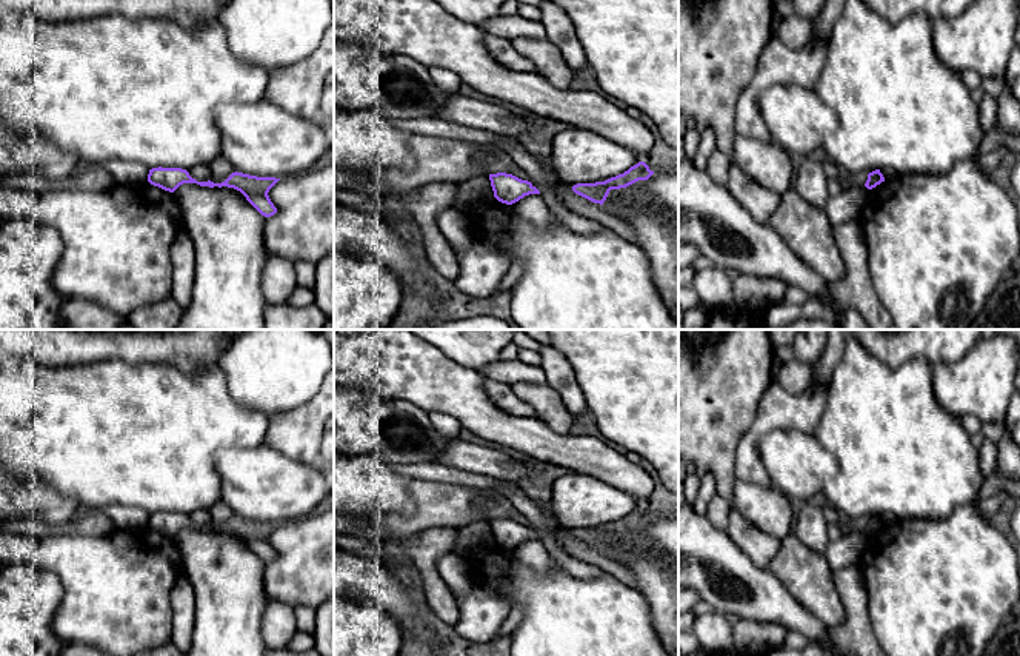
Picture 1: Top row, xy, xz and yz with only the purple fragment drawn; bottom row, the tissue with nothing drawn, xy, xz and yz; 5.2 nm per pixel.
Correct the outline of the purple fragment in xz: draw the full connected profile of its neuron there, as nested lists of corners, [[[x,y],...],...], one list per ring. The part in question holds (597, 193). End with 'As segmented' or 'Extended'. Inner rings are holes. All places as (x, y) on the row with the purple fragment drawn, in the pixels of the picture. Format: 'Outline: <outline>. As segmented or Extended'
Outline: [[[638,162],[623,174],[605,182],[577,183],[572,186],[572,191],[594,203],[603,205],[611,189],[626,188],[638,180],[648,180],[652,174],[654,171],[651,171],[645,162]]]. As segmented

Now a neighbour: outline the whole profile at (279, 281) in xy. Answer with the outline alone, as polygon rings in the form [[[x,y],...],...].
[[[266,256],[262,268],[262,291],[269,303],[285,303],[298,282],[294,266],[280,256]]]

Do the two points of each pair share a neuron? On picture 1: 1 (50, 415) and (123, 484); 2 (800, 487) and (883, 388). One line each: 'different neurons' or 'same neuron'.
1: same neuron
2: different neurons

